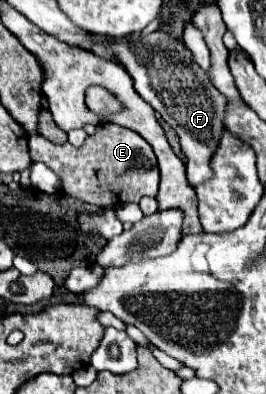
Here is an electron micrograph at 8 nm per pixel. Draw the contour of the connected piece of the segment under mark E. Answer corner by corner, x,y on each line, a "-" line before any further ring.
99,124
95,136
99,138
97,144
93,144
93,152
99,158
97,164
91,164
87,158
81,156
85,150
79,150
69,142
53,144
41,134
29,136
31,160
43,162
53,172
57,172
65,194
89,204
101,204
101,208
125,202
139,202
143,196
157,194
159,188
157,158
153,154
153,148
137,132
117,124

